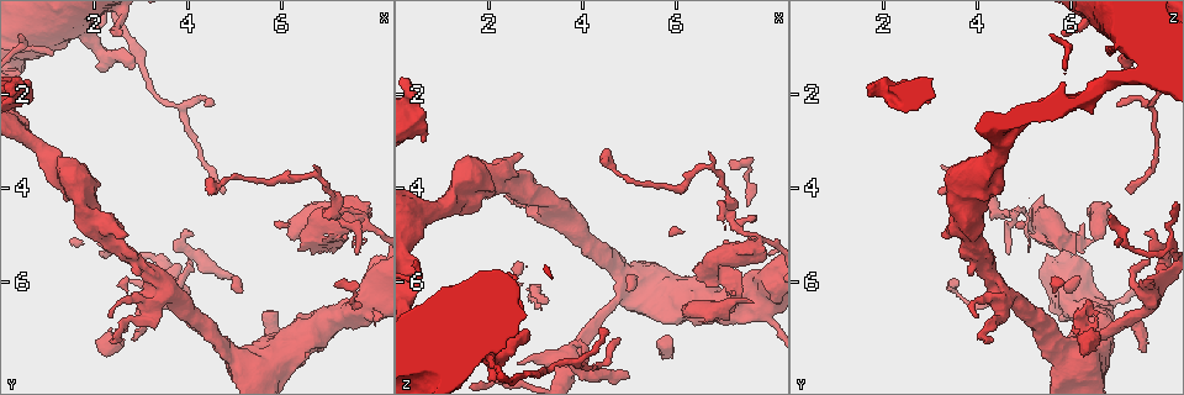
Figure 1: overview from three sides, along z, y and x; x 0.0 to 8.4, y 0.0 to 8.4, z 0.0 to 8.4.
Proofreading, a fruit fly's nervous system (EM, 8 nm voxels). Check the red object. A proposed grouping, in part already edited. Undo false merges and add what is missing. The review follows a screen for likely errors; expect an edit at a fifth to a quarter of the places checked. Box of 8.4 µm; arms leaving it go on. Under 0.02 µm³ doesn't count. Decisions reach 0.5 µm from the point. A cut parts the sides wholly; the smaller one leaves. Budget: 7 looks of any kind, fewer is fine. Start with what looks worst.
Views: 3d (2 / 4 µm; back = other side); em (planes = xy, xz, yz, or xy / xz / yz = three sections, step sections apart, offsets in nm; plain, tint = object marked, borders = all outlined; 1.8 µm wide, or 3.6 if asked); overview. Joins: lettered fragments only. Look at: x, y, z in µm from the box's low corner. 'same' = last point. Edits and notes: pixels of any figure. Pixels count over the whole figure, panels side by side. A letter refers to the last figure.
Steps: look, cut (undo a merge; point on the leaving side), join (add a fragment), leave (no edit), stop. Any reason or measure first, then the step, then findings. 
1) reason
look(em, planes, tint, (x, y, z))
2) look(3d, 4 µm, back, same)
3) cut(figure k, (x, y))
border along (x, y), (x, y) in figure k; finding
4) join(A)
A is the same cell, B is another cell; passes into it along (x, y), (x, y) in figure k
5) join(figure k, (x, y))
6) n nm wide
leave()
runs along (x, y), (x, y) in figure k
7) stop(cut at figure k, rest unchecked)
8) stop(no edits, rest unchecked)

free end
look(em, 3.6 µm, planes, borders, (0.65, 2.10, 3.00))

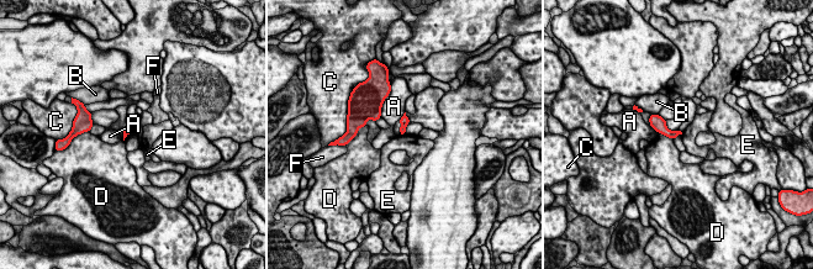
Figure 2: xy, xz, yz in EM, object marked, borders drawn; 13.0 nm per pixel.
leave()
A, B, C, D, E and F are other cells; border along (405, 133), (400, 136) in figure 2; none of them fits

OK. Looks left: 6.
free end
look(em, xy, step 16, tint, (4.35, 2.25, 7.05))

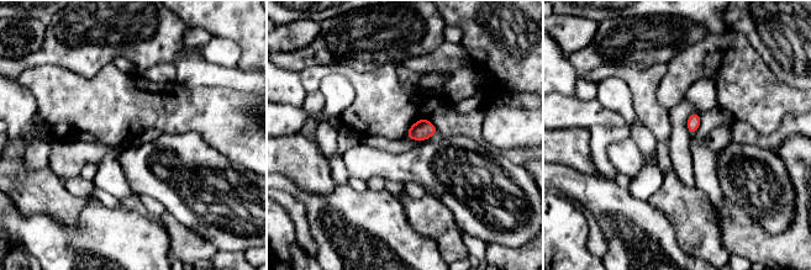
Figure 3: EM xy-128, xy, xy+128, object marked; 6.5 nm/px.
look(em, xz, step 4, borders, same)

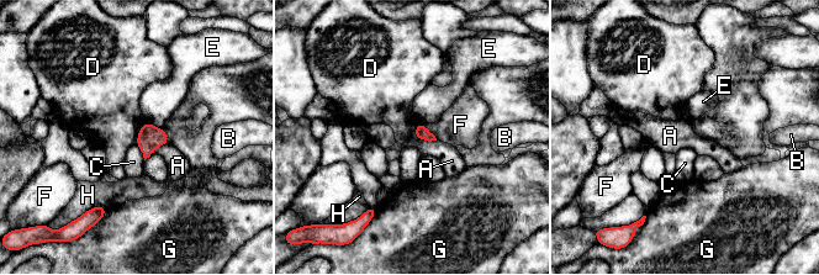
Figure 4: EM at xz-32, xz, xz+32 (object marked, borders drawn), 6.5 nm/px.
90 nm wide
leave()
A, B, C, D, E, F, G and H are other cells; border along (415, 126), (416, 137), (437, 139) in figure 4; none of them fits

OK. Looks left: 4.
free end
look(3d, 2 µm, (2.80, 1.45, 7.15))

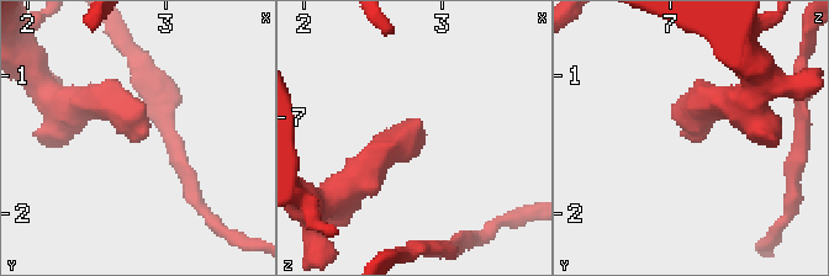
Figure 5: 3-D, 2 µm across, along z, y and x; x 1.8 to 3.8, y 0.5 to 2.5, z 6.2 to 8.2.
now the EM
look(em, planes, borders, (2.80, 1.48, 7.14))

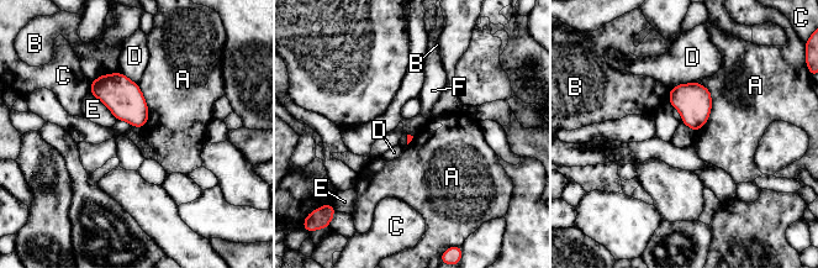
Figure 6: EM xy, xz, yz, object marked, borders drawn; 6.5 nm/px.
A touches over 340 nm
leave()
A, B, C, D, E and F are other cells; border along (698, 82), (711, 113), (695, 132) in figure 6; none of them fits

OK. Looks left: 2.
stop(no edits, rest unchecked)

